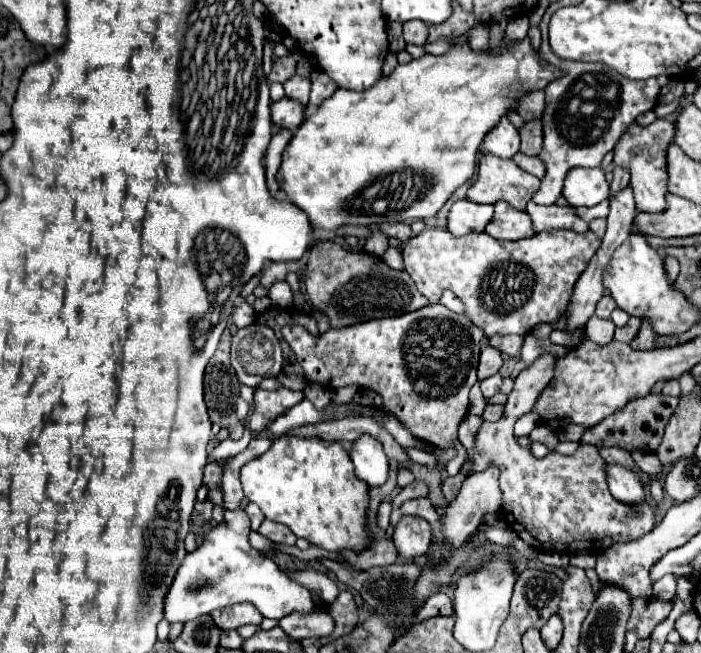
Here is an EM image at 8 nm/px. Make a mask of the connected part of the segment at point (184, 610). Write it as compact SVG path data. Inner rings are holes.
M241 509L225 511L223 523L209 529L203 535L201 545L193 553L187 553L187 557L183 559L183 563L175 575L175 581L165 597L165 619L167 621L171 621L171 623L193 621L201 615L209 615L215 609L223 609L227 605L235 605L235 603L243 603L243 601L253 603L259 609L259 613L269 619L281 619L293 611L311 611L315 607L309 589L305 589L299 583L295 583L293 579L289 579L271 557L267 557L267 555L263 557L263 553L259 553L251 547L249 533L251 533L249 517L245 511L241 511Z

